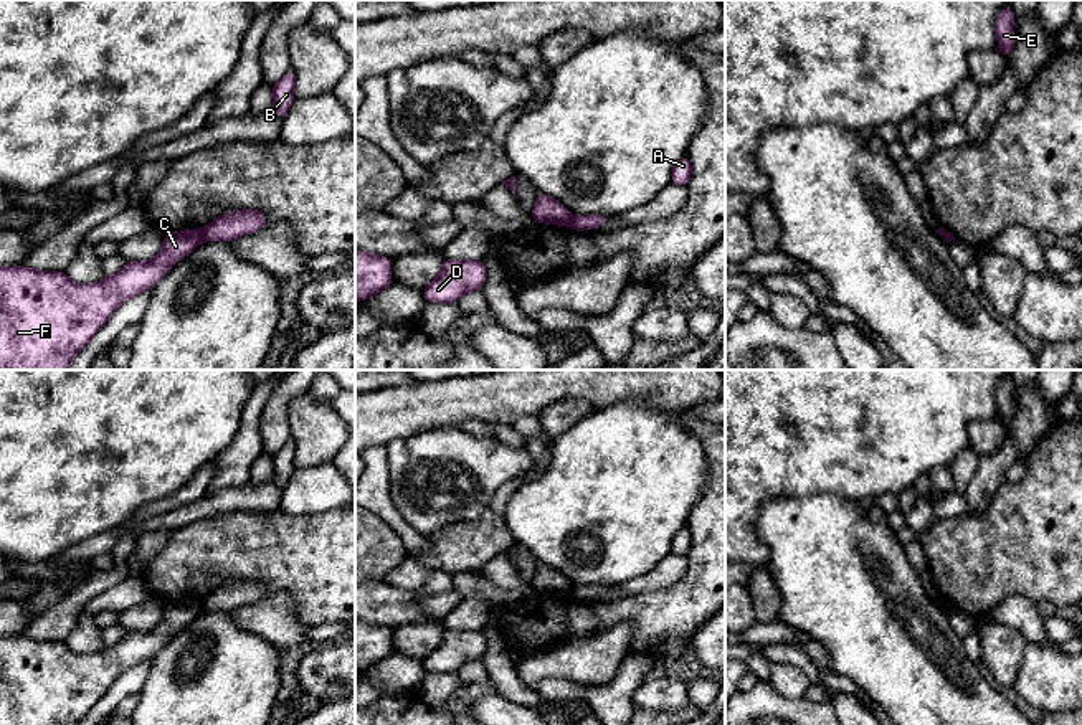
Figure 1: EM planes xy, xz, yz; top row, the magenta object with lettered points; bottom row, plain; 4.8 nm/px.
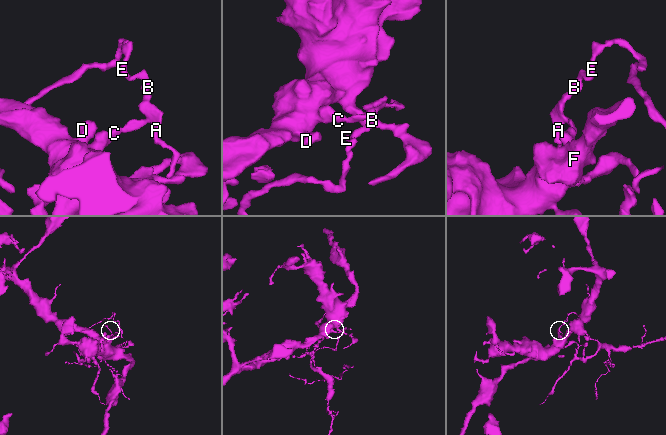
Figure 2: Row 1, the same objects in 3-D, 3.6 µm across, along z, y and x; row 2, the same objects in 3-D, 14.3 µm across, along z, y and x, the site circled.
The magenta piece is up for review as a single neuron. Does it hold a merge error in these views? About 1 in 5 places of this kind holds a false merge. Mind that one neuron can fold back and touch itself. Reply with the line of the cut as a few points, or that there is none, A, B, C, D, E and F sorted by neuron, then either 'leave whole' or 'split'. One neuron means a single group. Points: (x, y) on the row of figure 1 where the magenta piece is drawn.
cut in xy along (199, 230), (202, 238); A B E / C D F; split

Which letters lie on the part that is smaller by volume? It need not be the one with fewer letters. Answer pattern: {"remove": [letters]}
{"remove": ["A", "B", "E"]}

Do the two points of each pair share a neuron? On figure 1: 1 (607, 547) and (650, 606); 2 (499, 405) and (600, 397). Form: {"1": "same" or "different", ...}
{"1": "different", "2": "same"}

